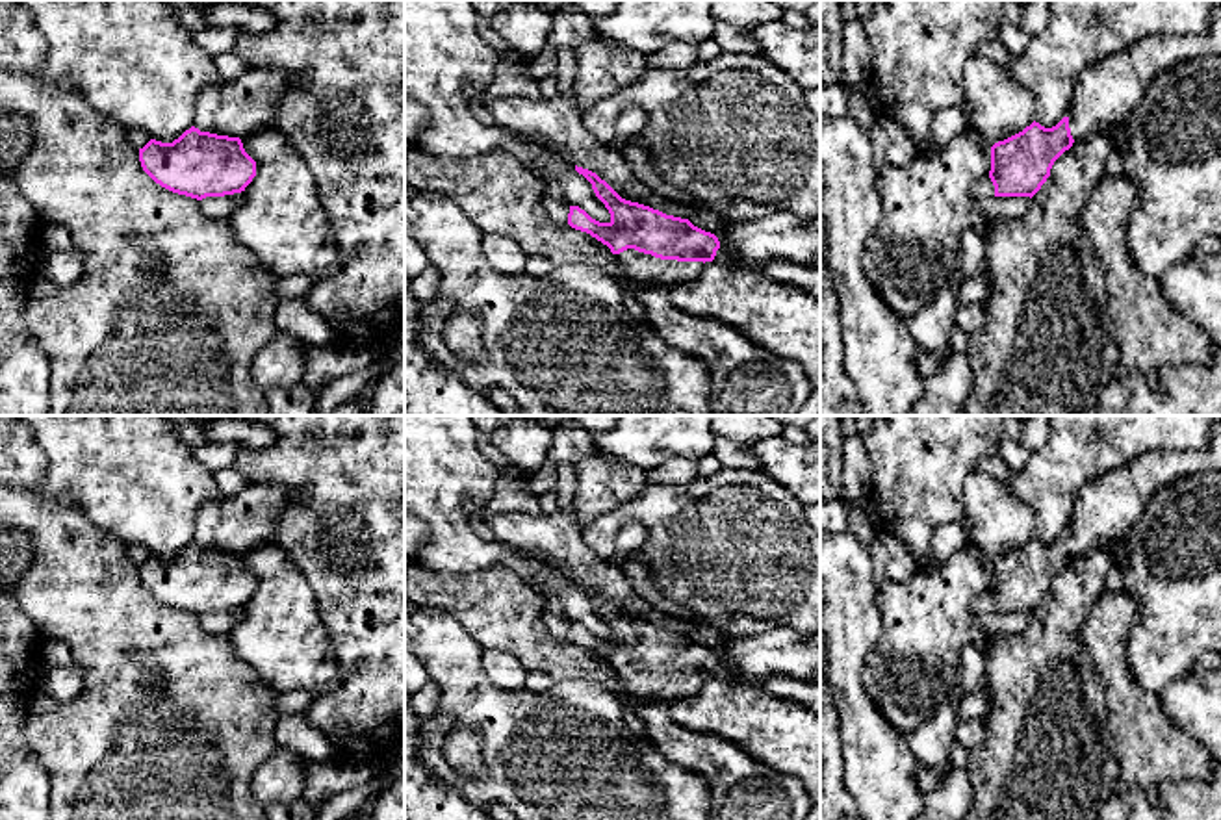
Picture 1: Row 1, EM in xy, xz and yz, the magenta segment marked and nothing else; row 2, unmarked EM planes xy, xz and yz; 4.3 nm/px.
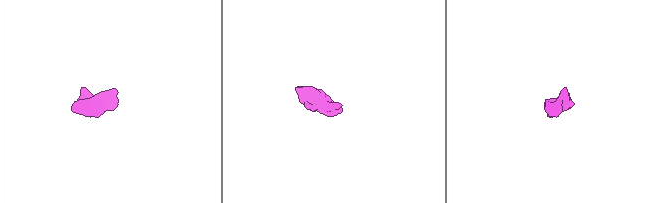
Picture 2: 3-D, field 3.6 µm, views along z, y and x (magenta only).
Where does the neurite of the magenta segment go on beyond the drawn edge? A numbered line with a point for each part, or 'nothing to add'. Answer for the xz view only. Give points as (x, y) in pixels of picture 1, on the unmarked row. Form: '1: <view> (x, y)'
1: xz (782, 652)
2: xz (641, 687)

